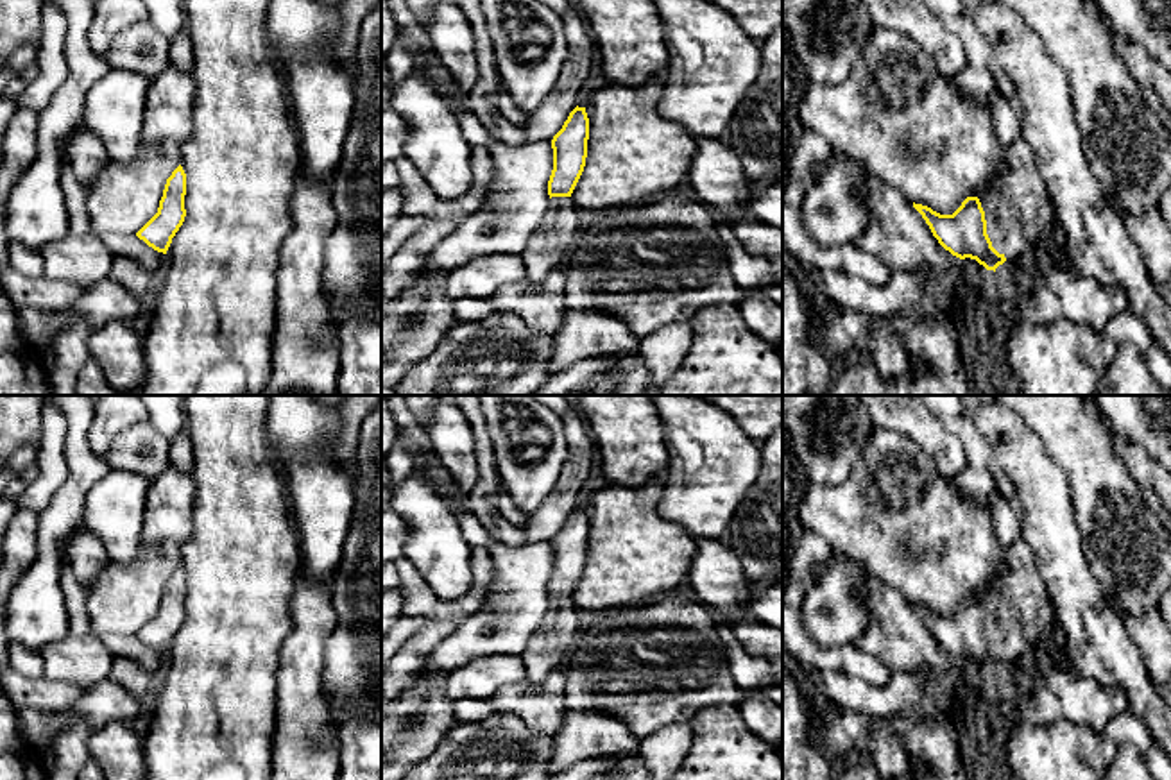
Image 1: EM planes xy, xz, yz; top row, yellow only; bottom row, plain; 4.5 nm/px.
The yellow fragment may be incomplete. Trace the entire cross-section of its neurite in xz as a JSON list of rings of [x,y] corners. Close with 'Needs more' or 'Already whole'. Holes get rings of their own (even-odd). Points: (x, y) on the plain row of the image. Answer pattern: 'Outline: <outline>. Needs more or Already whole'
Outline: [[[577,506],[551,540],[553,571],[548,581],[546,615],[521,655],[530,682],[544,682],[557,671],[584,628],[571,594],[586,567],[587,540],[589,519],[586,508]]]. Needs more

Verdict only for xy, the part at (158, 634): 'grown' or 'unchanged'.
unchanged

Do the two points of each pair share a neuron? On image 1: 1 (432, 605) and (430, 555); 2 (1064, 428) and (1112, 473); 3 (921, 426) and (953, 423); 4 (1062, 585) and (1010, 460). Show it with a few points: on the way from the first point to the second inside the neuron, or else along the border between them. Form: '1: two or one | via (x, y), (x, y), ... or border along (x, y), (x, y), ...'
1: two | border along (405, 559), (441, 600), (457, 601), (473, 584)
2: one | via (1076, 440), (1100, 464)
3: two | border along (931, 414), (960, 440), (967, 460)
4: one | via (1060, 555), (1037, 491)

